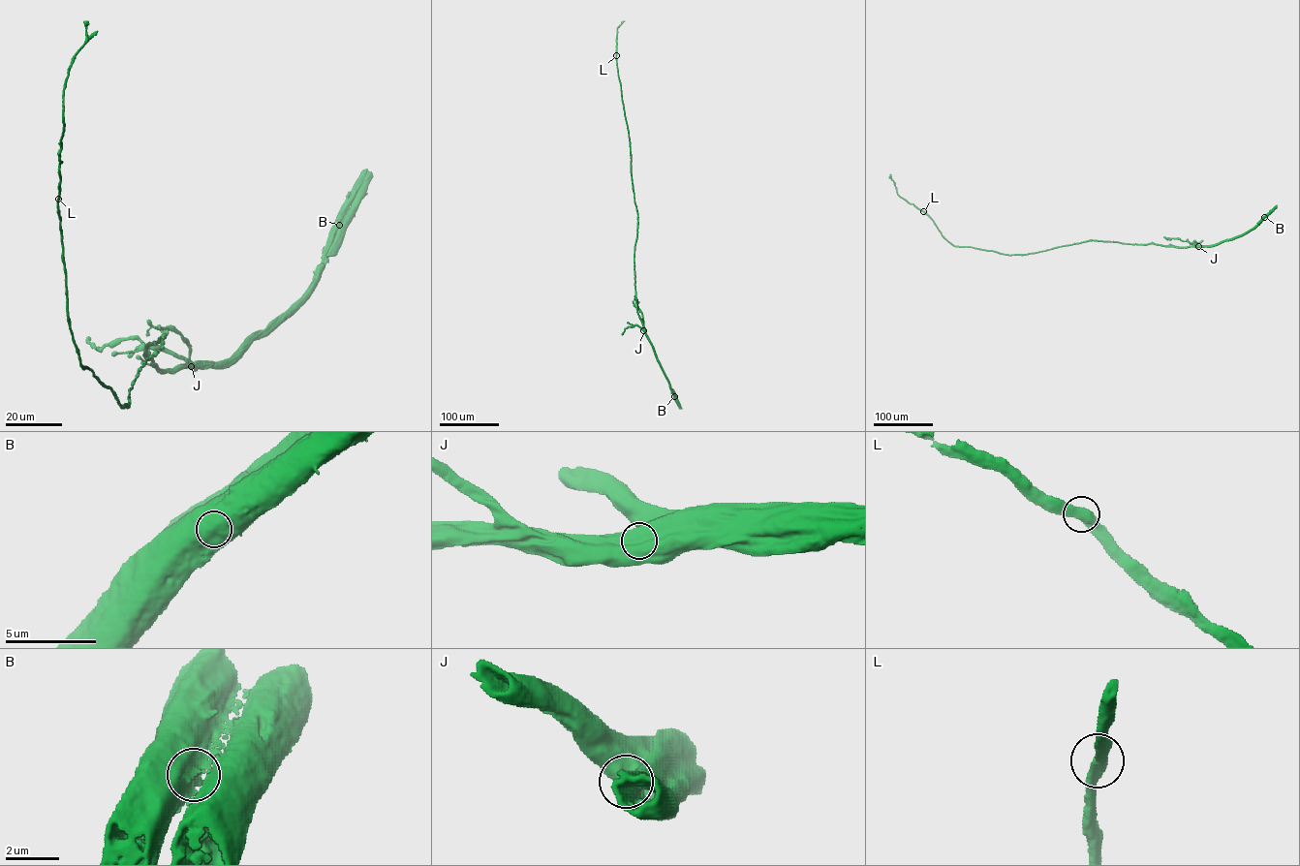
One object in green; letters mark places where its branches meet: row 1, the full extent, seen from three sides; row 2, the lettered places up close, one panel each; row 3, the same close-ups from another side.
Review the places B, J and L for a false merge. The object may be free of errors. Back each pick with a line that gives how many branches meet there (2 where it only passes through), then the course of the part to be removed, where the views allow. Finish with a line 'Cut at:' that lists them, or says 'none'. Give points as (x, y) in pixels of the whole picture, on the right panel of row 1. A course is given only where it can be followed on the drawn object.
B: 1 | (1264, 217), (1276, 205)
Cut at: B

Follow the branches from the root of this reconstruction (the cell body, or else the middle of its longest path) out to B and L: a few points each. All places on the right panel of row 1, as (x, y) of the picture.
B: (1209, 246), (1253, 229), (1264, 217)
L: (1209, 246), (1177, 247), (1089, 240), (1027, 254), (1006, 255), (954, 246), (923, 211)

